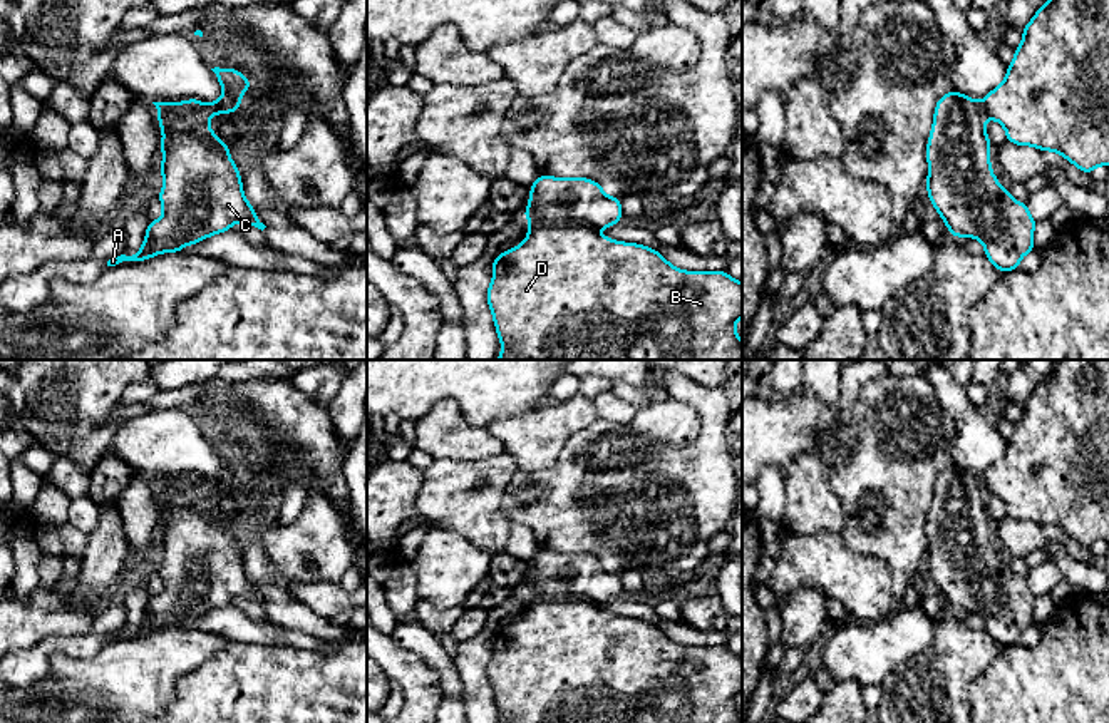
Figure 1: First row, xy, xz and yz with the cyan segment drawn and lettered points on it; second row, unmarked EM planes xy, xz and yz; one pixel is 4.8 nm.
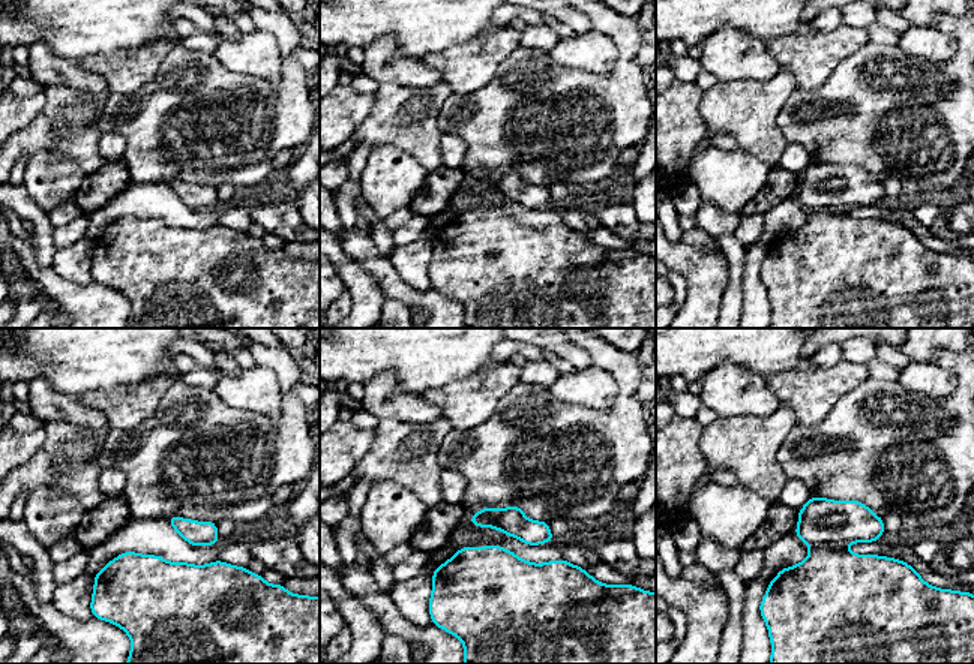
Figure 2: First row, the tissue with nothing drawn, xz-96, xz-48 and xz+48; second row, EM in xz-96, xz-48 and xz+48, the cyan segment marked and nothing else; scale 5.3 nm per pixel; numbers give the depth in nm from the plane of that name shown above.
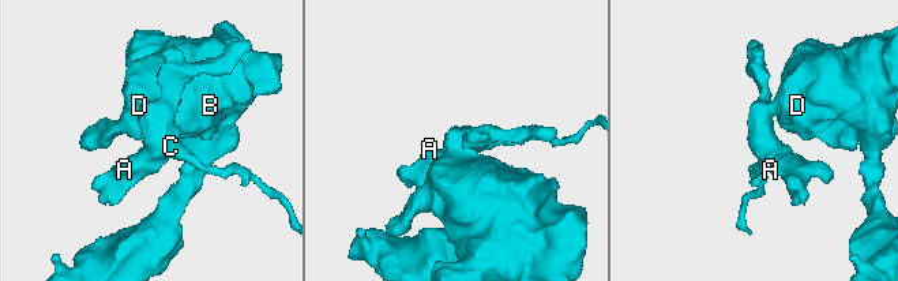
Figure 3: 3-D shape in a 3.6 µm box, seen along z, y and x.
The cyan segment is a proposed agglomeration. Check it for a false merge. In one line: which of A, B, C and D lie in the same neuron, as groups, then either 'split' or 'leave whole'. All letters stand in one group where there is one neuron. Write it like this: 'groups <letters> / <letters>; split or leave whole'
groups A C / B D; split

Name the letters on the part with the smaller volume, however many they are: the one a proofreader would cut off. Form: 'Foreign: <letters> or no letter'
Foreign: A, C

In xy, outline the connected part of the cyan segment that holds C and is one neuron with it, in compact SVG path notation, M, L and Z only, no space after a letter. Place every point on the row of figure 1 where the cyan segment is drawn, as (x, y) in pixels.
M211 69L223 95L201 107L156 107L162 131L159 167L164 184L159 192L162 216L149 221L137 254L121 253L102 263L104 269L121 261L139 263L166 251L178 253L213 234L230 231L235 223L265 229L243 194L241 176L223 144L209 129L214 114L240 110L241 95L251 82L236 69Z

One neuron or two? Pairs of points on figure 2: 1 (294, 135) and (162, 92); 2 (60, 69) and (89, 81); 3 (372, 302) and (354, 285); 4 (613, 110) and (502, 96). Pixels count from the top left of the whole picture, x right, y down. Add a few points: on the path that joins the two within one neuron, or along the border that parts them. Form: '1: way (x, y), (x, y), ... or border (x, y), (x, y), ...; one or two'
1: way (261, 120), (201, 120), (195, 114); one
2: way (68, 72), (81, 78); one
3: way (368, 297), (359, 288); one
4: way (586, 110), (529, 110); one

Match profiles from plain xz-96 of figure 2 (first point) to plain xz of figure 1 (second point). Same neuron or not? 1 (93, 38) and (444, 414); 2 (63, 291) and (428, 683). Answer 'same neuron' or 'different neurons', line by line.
1: different neurons
2: different neurons

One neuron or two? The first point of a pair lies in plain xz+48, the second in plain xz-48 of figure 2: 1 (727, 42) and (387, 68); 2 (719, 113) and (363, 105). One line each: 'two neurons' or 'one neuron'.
1: one neuron
2: two neurons

